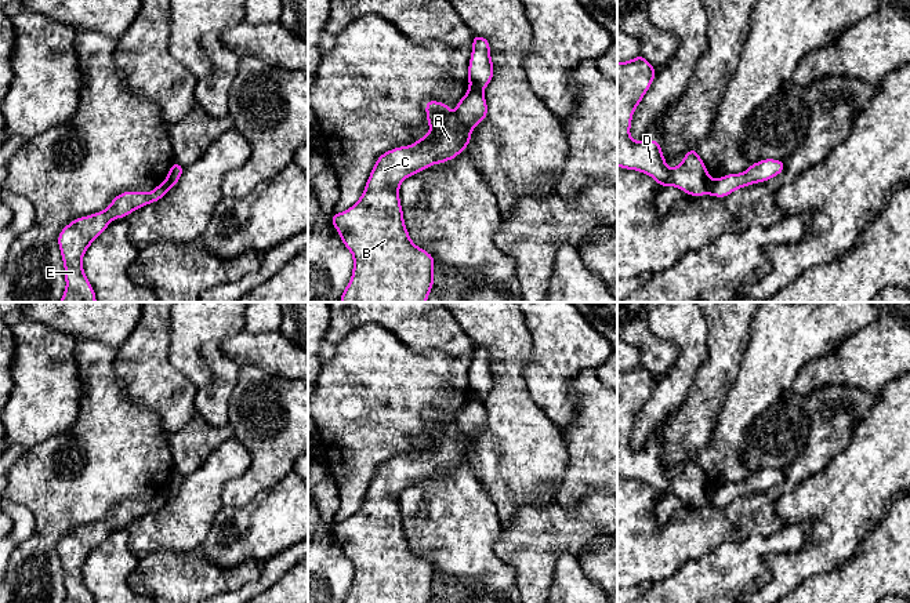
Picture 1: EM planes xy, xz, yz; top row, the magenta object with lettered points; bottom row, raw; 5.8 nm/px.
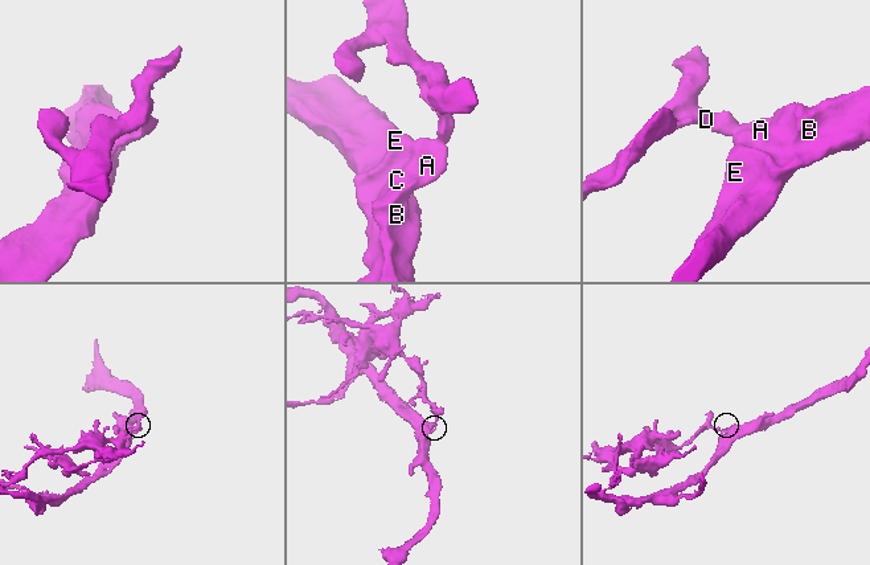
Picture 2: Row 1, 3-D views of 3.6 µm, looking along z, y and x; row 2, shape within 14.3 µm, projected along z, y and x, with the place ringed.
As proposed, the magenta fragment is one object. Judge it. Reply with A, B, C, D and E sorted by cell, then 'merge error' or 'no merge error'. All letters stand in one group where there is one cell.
groups A B C E / D; merge error

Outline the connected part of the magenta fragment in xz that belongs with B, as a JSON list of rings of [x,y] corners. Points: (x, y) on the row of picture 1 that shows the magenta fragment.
[[[469,86],[453,113],[454,123],[449,121],[449,103],[431,99],[425,102],[425,113],[432,130],[416,144],[383,153],[369,175],[360,199],[351,208],[331,215],[330,222],[354,257],[352,277],[340,302],[427,302],[436,280],[432,273],[435,259],[428,251],[417,247],[407,233],[399,186],[405,178],[429,166],[449,161],[468,148],[471,131],[487,116],[487,102],[481,90]]]

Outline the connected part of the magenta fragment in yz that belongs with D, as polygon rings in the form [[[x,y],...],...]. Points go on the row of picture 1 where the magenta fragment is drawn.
[[[641,54],[631,61],[617,62],[617,166],[645,172],[661,188],[675,186],[689,196],[704,196],[713,179],[696,148],[689,149],[681,164],[670,170],[659,141],[639,142],[630,137],[632,113],[655,76],[652,63]]]

